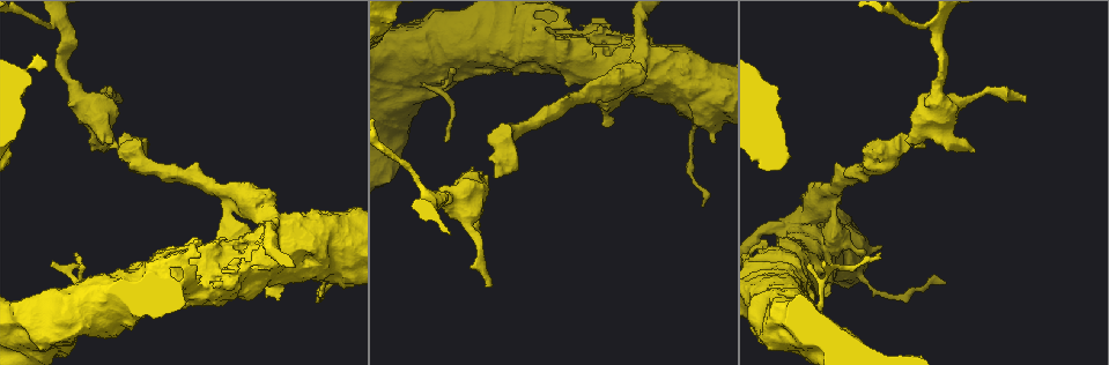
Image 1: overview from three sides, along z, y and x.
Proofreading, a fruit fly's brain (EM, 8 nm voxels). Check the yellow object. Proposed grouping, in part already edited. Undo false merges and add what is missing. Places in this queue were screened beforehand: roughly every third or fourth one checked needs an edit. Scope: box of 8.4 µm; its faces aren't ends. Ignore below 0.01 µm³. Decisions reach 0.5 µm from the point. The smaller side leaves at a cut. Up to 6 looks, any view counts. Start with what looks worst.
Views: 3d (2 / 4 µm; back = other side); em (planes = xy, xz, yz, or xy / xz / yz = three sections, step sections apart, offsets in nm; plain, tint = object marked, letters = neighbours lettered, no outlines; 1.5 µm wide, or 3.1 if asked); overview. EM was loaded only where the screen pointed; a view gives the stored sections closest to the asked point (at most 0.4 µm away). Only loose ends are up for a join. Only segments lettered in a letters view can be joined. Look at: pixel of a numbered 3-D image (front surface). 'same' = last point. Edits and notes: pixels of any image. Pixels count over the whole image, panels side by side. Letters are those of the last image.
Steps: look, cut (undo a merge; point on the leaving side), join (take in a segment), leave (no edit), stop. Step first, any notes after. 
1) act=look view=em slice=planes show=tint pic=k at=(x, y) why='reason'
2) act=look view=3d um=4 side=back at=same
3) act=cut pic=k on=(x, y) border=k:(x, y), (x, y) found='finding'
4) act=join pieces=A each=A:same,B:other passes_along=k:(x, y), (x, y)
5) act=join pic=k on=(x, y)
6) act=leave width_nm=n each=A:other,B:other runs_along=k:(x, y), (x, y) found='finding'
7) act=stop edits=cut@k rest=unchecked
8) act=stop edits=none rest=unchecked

act=look view=3d um=4 pic=1 at=(770, 249) why='calibre changes'

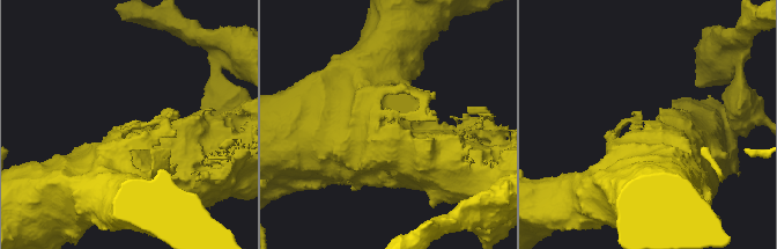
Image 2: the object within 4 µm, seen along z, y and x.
act=look view=em slice=planes show=tint pic=2 at=(648, 124)

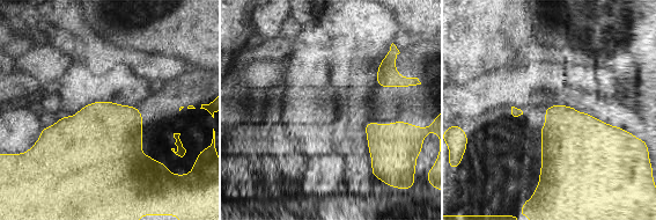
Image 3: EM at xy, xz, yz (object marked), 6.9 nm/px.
act=look view=em slice=planes show=letters at=same why='see the neighbours'

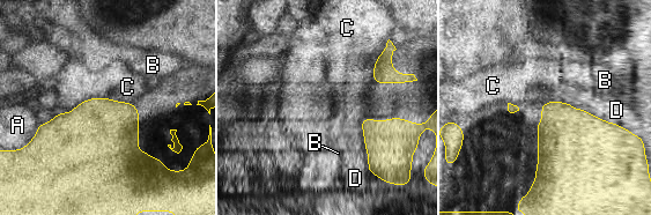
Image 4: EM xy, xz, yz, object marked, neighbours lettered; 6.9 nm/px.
act=leave each=A:other,B:other,C:other,D:other border=4:(383, 50), (375, 62), (374, 81) found='one cell here'

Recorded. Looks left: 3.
act=look view=3d um=2 pic=1 at=(451, 69) why='thin end'

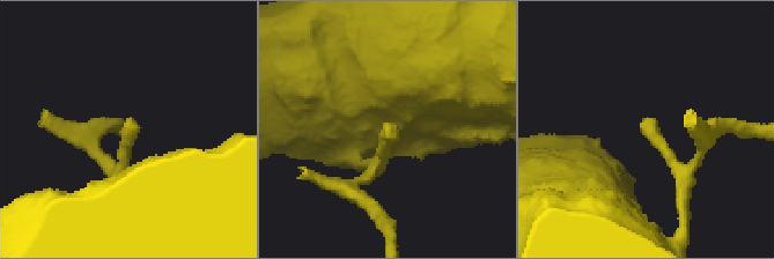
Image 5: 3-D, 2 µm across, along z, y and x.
act=look view=em slice=yz step=4 show=letters pic=5 at=(642, 121)

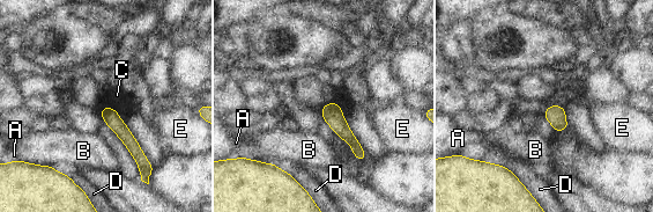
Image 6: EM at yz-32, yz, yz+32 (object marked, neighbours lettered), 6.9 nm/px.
act=look view=em slice=planes show=letters at=same

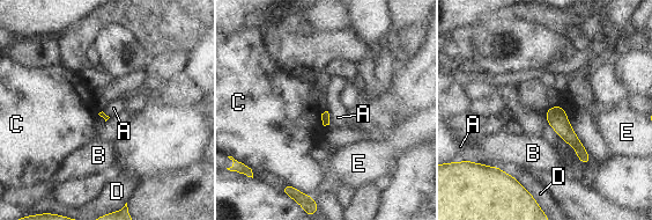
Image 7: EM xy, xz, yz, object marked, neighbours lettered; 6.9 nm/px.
act=leave each=A:other,B:other,C:other,D:other,E:other found='no lettered segment goes on from it'

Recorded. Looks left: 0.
act=stop edits=none rest=unchecked

